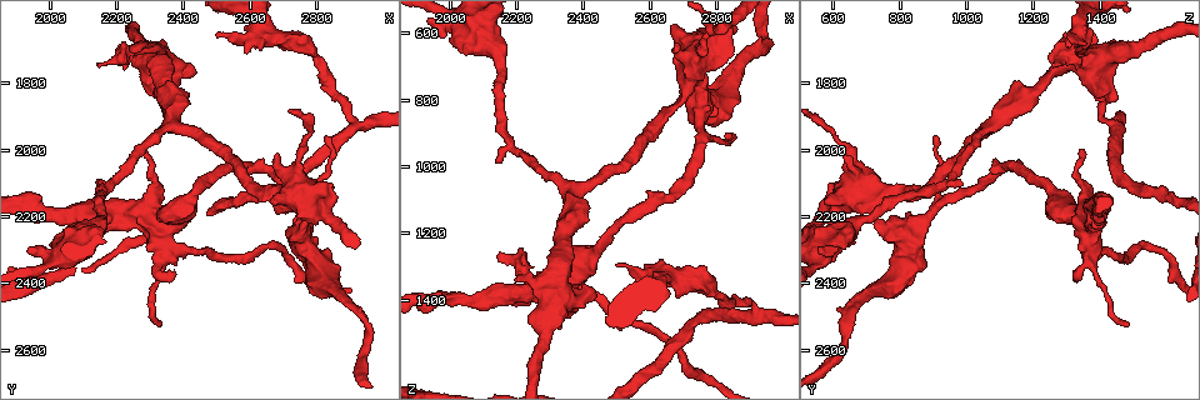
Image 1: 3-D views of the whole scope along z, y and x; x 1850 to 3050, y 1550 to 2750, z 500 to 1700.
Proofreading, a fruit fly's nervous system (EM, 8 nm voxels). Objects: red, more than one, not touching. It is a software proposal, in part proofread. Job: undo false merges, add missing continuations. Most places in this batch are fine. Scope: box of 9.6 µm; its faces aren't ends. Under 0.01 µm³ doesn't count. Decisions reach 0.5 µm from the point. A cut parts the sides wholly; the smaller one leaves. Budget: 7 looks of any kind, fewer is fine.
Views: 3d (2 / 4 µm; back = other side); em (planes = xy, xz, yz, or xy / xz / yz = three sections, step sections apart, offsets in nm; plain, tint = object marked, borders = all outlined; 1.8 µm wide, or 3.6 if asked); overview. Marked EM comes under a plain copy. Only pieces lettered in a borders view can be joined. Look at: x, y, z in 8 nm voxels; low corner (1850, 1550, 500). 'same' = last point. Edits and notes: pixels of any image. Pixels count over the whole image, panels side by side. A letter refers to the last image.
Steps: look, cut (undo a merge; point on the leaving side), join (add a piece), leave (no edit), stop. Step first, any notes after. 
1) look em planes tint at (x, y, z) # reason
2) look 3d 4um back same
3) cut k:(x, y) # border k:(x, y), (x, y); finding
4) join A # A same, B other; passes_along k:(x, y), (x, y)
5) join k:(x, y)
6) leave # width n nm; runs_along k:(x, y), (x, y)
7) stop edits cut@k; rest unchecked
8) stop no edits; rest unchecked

look em planes tint at (2340, 2320, 1380) # four-way junction

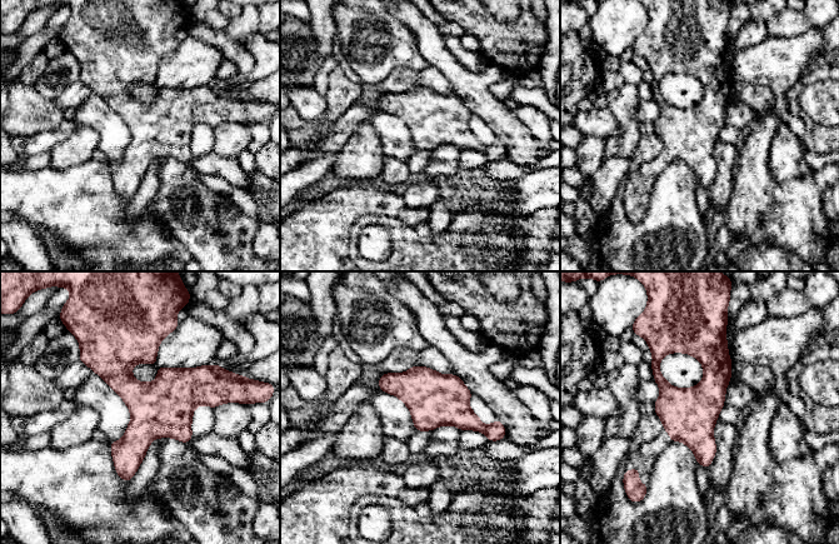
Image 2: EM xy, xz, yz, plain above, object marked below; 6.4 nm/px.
look em planes borders same # what lies round it

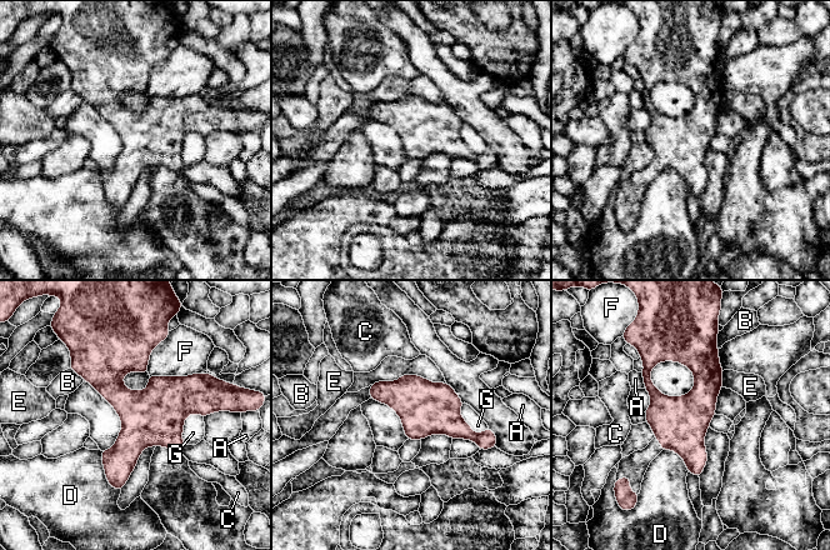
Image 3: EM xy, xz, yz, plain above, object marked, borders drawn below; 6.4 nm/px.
leave # width 340 nm; A other, B other, C other, D other, E other, F other, G other; border 3:(99, 450), (105, 479), (120, 490); continuous, no second cell

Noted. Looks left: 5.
look 3d 4um back at (2360, 1820, 1430)

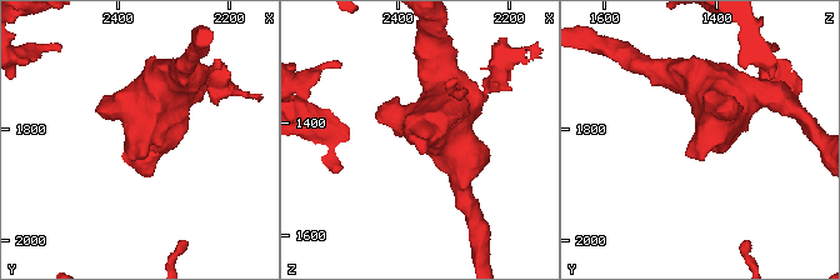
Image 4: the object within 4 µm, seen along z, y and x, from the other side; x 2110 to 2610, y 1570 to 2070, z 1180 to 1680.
look em 3.6um xz step 16 tint at (2360, 1810, 1430)

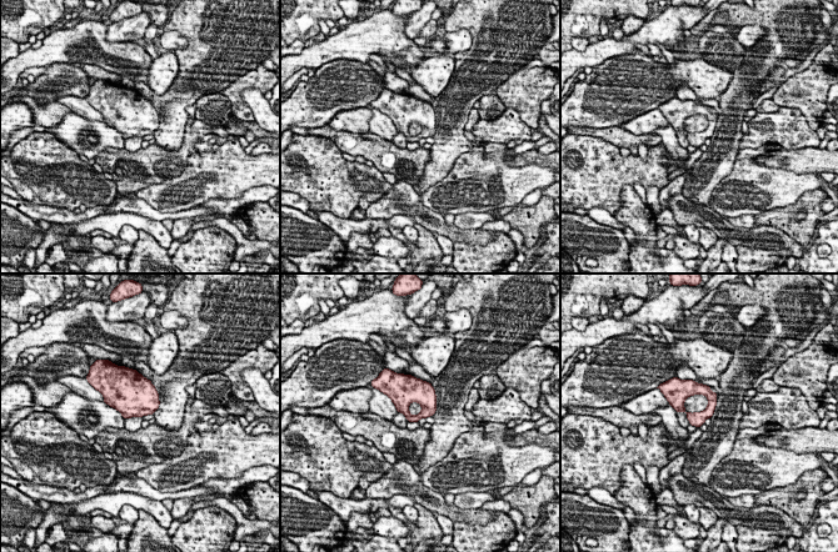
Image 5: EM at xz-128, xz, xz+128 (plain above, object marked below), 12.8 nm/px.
look em 3.6um planes borders same # another direction

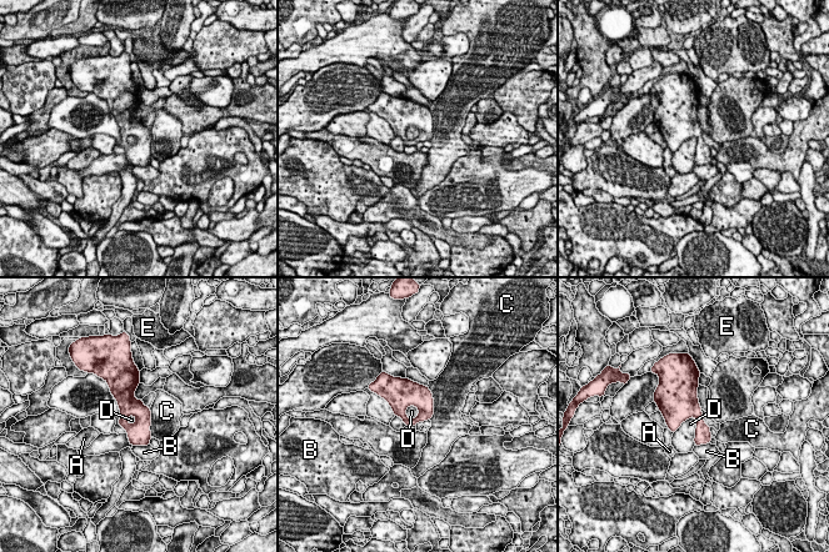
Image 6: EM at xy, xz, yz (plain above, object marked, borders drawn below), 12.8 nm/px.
leave # A other, B other, C other, D other, E other; border 6:(690, 416), (695, 418), (695, 445); continuous, no second cell

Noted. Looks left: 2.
look 3d 2um at (2760, 2240, 850) # calibre changes

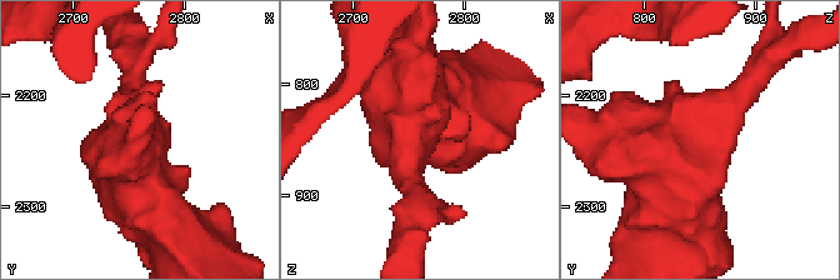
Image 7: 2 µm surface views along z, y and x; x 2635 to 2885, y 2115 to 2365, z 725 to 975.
look em planes borders at (2754, 2244, 842) # arms 3; arm_widths 220, 220, 480 nm

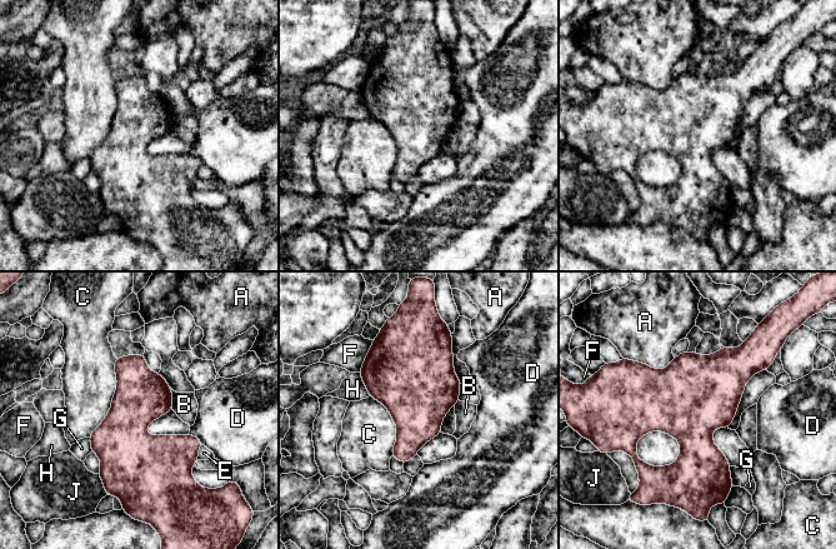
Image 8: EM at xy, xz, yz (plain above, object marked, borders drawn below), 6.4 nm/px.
leave # A other, B other, C other, D other, E other, F other, G other, H other, J other; border 8:(116, 358), (110, 412), (89, 437); all the same cell

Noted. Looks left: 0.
stop no edits; rest unchecked

